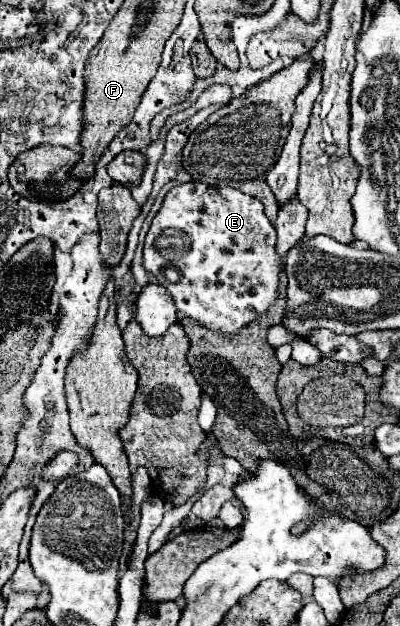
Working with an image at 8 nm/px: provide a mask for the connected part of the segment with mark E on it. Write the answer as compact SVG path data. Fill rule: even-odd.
M204 182L180 184L168 192L160 212L152 220L150 232L146 234L144 268L174 296L176 308L182 316L194 318L204 328L226 334L240 330L276 302L278 276L282 270L276 256L276 230L264 214L262 202L234 188L214 188ZM164 268L176 268L180 272L176 284L164 278Z

